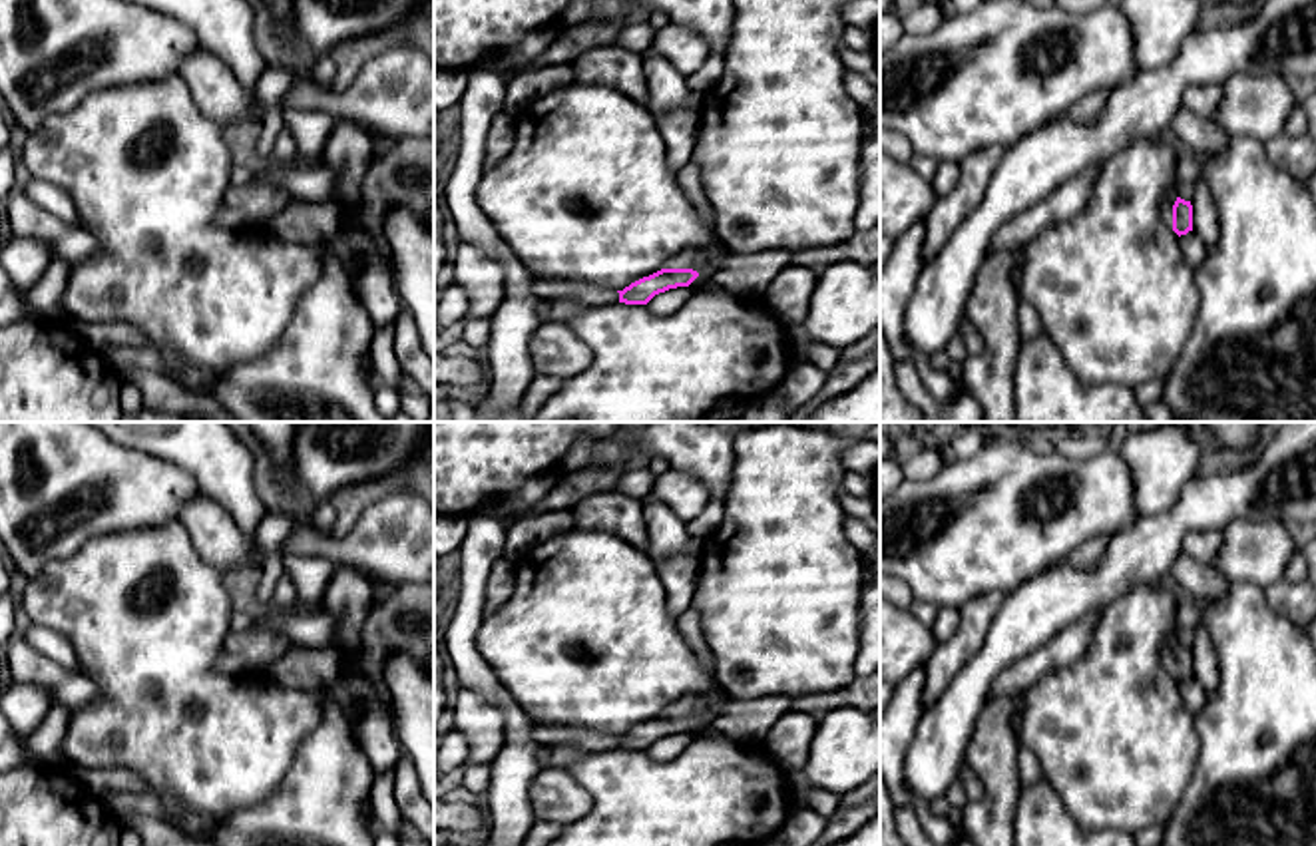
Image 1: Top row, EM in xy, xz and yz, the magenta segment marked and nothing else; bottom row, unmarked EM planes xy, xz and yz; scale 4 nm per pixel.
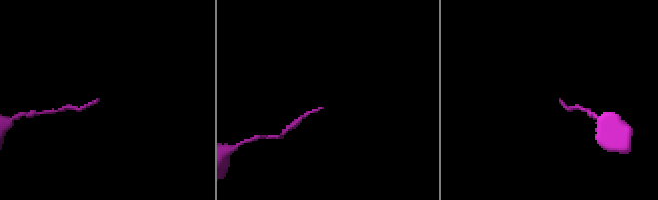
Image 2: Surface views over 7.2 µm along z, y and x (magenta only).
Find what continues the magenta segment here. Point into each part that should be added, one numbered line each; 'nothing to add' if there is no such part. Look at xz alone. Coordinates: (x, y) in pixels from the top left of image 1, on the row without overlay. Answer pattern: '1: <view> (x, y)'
1: xz (709, 705)

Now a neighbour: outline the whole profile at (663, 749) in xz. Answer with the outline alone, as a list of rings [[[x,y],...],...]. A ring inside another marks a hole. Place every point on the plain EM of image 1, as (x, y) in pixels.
[[[689,733],[669,735],[665,739],[655,740],[647,748],[647,754],[657,762],[665,762],[681,754],[693,740],[695,739]]]

